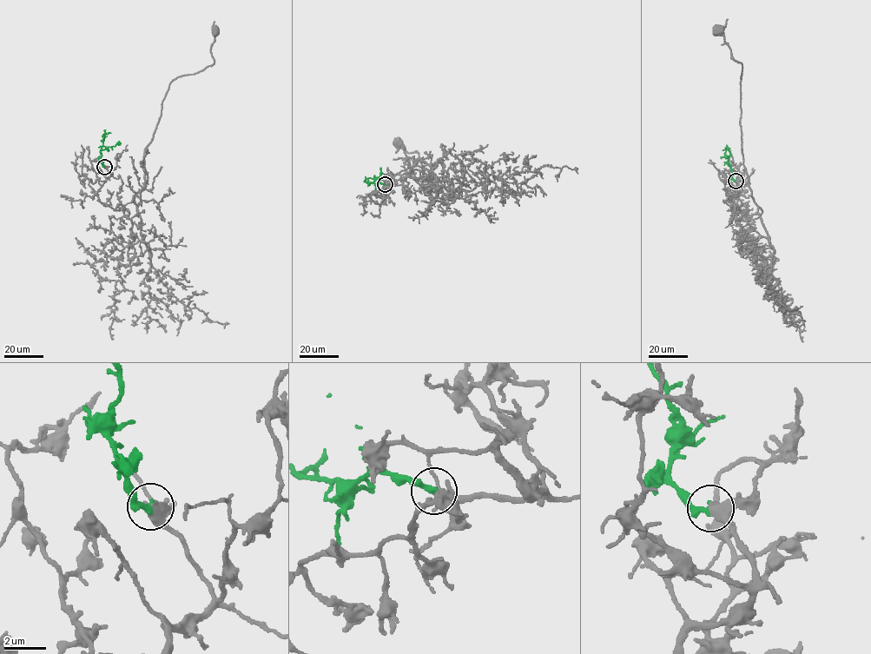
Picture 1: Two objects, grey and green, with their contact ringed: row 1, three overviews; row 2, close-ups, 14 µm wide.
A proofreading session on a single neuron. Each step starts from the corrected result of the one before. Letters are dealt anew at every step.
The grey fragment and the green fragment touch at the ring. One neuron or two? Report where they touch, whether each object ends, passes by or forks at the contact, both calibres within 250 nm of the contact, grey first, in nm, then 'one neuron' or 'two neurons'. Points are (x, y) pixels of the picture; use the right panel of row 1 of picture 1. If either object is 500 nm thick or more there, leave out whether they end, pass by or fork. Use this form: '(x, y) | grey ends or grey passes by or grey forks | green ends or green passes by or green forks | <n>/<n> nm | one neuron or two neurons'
(735, 181) | grey passes by | green ends | 400/280 nm | one neuron

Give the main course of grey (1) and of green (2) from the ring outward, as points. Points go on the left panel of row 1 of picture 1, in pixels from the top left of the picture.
1: (104, 167), (110, 175), (96, 195), (118, 210), (145, 186), (144, 148), (169, 83), (214, 62), (214, 29)
2: (104, 167), (101, 162), (101, 149), (103, 139)

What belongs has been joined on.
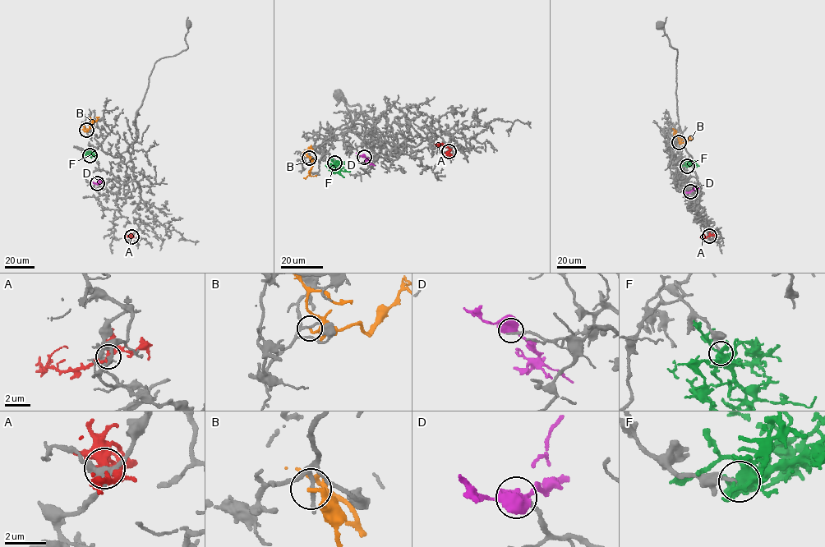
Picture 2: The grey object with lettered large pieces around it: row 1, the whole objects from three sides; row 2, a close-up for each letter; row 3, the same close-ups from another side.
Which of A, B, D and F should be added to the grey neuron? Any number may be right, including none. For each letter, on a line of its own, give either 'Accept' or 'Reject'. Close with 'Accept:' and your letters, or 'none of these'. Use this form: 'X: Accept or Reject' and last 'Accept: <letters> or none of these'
A: Reject
B: Reject
D: Reject
F: Reject
Accept: none of these

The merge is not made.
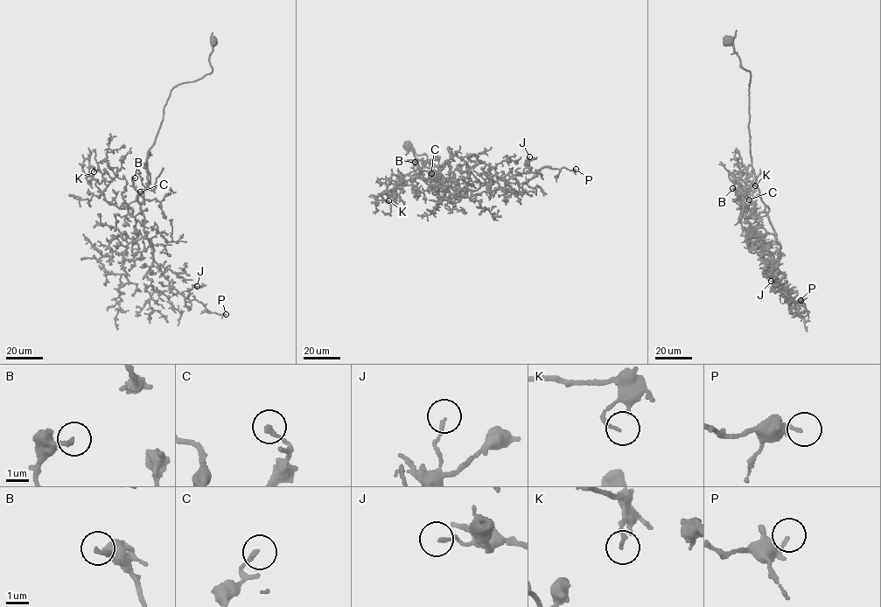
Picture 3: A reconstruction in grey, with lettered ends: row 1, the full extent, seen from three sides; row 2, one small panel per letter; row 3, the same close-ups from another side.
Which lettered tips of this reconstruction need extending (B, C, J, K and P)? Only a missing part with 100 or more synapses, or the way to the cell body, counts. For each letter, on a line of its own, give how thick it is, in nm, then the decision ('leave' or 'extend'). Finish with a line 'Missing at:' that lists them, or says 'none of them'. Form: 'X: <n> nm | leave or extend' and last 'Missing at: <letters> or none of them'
B: 170 nm | leave
C: 190 nm | leave
J: 130 nm | leave
K: 120 nm | leave
P: 150 nm | leave
Missing at: none of them

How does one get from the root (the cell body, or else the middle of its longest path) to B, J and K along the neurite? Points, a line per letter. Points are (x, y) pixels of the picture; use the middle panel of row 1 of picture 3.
B: (407, 147), (427, 158), (407, 175), (465, 191), (454, 190), (441, 169), (415, 162)
J: (407, 147), (427, 158), (407, 175), (463, 190), (478, 189), (490, 177), (520, 175), (529, 156)
K: (407, 147), (427, 158), (407, 175), (439, 180), (439, 190), (433, 194), (415, 177), (380, 193), (388, 200)

